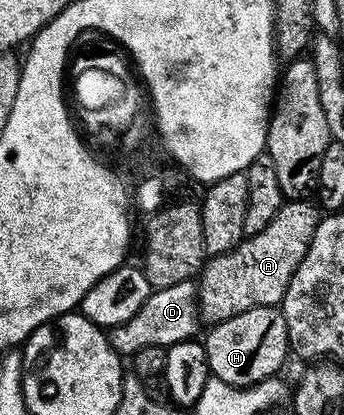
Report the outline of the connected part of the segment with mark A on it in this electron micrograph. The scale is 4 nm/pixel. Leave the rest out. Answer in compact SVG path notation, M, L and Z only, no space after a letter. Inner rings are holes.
M310 199L288 200L277 210L277 218L261 230L261 234L243 239L231 252L210 257L203 265L203 271L197 277L199 293L199 314L208 325L214 326L241 314L250 308L274 308L282 305L285 290L289 290L289 282L293 282L293 274L297 266L301 266L301 258L305 258L305 250L309 250L309 242L313 242L313 230L319 225L321 212Z

